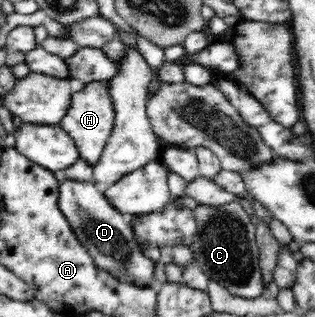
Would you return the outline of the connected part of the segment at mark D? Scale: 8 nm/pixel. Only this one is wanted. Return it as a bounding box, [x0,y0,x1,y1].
[56,180,156,286]

